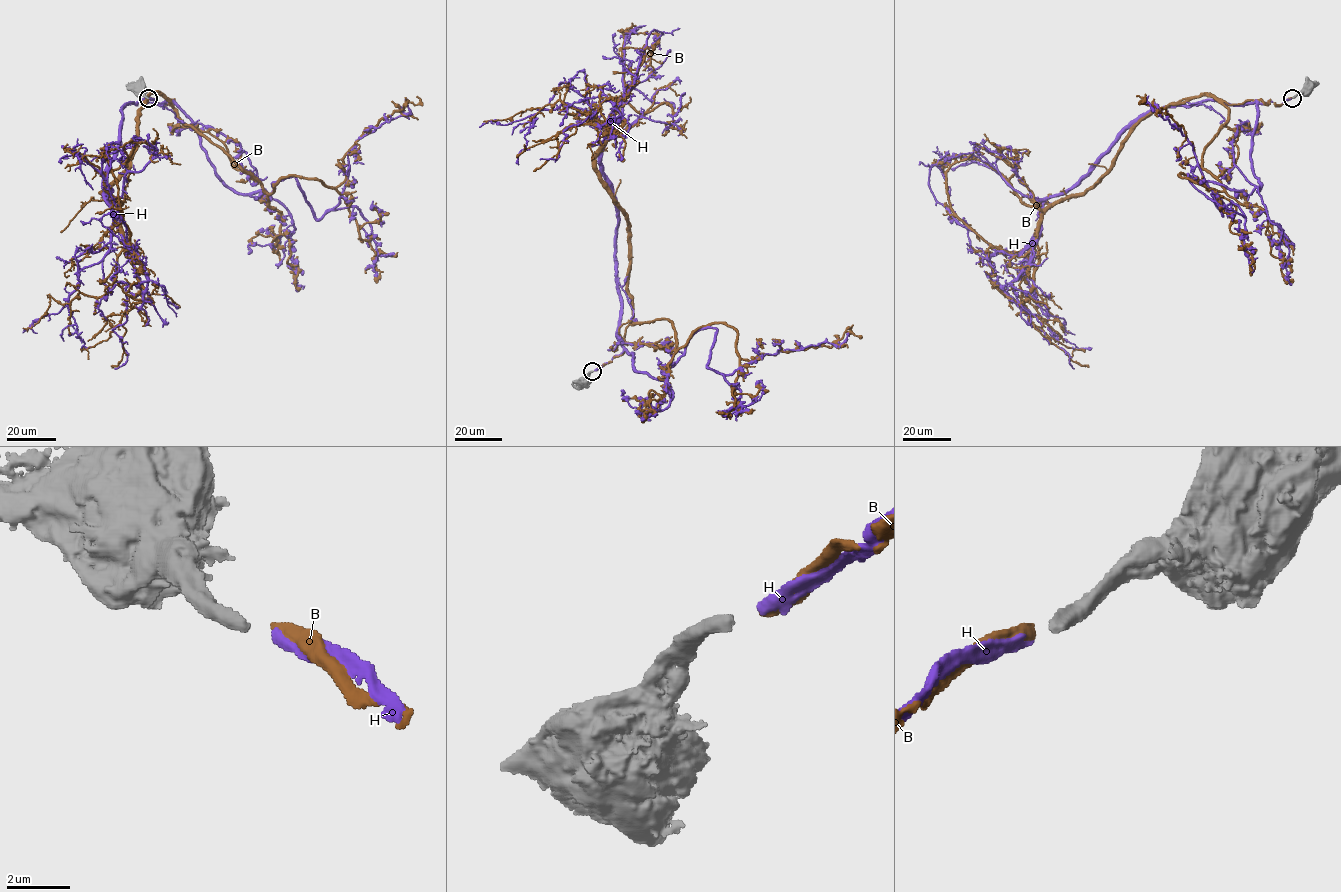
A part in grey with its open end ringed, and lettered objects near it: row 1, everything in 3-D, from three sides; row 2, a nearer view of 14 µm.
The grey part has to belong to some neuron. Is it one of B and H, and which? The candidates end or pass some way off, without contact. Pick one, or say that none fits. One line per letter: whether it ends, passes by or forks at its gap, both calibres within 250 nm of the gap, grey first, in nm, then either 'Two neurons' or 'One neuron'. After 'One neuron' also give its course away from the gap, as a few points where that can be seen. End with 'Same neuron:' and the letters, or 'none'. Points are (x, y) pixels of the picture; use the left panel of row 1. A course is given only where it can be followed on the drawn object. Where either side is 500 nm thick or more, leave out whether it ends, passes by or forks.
B: It ends there. Thickness 400 nm (grey) against 360 nm. One neuron. Its course: (149, 98), (174, 100), (148, 94), (130, 163), (102, 191), (125, 253), (106, 157), (68, 171)
H: It ends there. Thickness 400 nm (grey) against 360 nm. Two neurons
Same neuron: B

